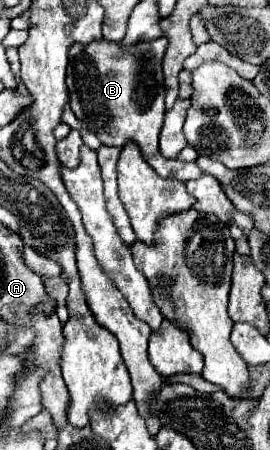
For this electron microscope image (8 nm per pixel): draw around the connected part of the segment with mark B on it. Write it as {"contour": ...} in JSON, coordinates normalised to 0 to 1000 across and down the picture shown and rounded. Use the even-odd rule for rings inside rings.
{"contour":[[[574,84],[544,93],[507,93],[493,102],[448,102],[448,93],[344,89],[330,98],[278,98],[256,111],[256,156],[248,156],[248,196],[263,213],[263,240],[278,258],[367,302],[396,324],[456,324],[463,316],[507,316],[522,342],[574,347],[589,342],[589,293],[611,258],[611,187],[604,187],[604,120],[626,89]]]}

